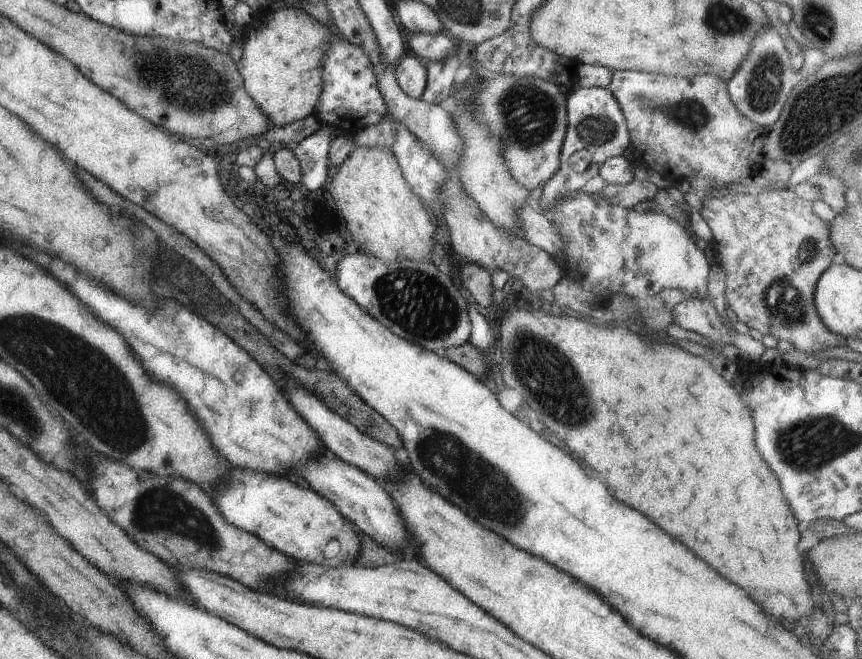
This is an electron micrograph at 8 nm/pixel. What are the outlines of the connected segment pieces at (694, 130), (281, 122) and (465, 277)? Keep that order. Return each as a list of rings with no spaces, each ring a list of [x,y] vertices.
[[[616,72],[616,74],[612,76],[612,80],[608,83],[608,86],[605,86],[604,88],[608,90],[608,92],[611,92],[612,96],[616,98],[624,113],[628,134],[630,134],[630,142],[632,142],[632,159],[640,162],[643,166],[648,167],[648,170],[656,170],[656,173],[660,172],[660,174],[672,174],[672,178],[713,178],[714,181],[721,182],[724,185],[732,182],[742,182],[744,179],[756,179],[763,161],[761,150],[764,148],[766,136],[770,134],[771,128],[768,126],[760,128],[758,124],[754,124],[754,122],[750,122],[748,118],[744,118],[744,116],[736,110],[736,106],[734,106],[734,102],[732,102],[731,98],[728,98],[726,84],[724,84],[720,78],[716,78],[716,76],[674,78],[674,76],[656,76],[656,74],[646,74],[646,72]]]
[[[280,8],[274,11],[255,11],[254,20],[243,30],[243,53],[237,62],[238,72],[244,80],[246,92],[264,112],[272,127],[283,127],[306,118],[315,112],[322,94],[322,62],[333,32],[320,19],[300,8]]]
[[[465,262],[461,271],[462,286],[472,292],[472,297],[480,306],[488,308],[492,305],[492,279],[491,272],[484,266],[472,262]]]

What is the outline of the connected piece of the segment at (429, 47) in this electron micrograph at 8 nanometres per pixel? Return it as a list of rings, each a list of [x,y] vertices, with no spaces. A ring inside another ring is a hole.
[[[406,32],[408,36],[407,48],[412,48],[414,52],[423,61],[432,62],[432,60],[446,60],[450,54],[458,54],[458,46],[454,45],[454,38],[447,32],[430,36],[430,34],[412,34]]]

